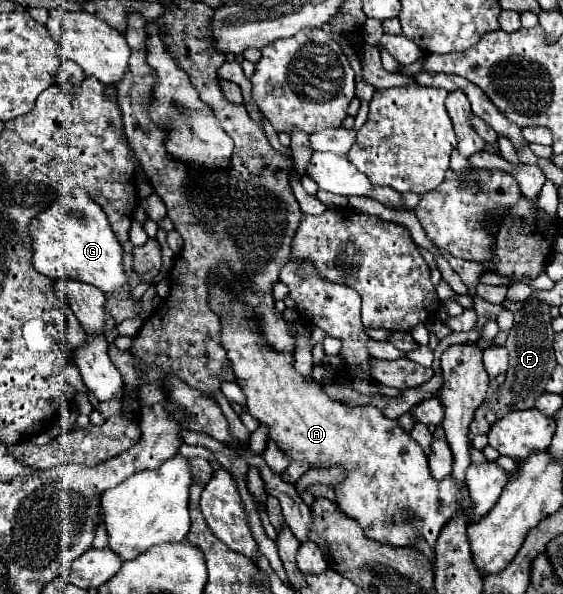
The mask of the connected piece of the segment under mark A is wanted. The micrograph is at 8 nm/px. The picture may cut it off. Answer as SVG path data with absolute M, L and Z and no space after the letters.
M219 283L211 287L209 305L221 315L221 343L227 349L237 383L243 387L249 413L269 427L269 439L295 461L309 461L311 467L341 463L347 469L347 479L335 485L337 507L357 519L367 537L379 543L407 547L421 535L429 545L435 545L441 527L455 515L459 503L465 505L469 515L469 491L459 489L453 477L435 481L423 449L397 421L383 417L373 405L347 407L331 401L319 383L307 383L293 369L293 355L275 353L259 337L251 309L225 287L231 285Z

